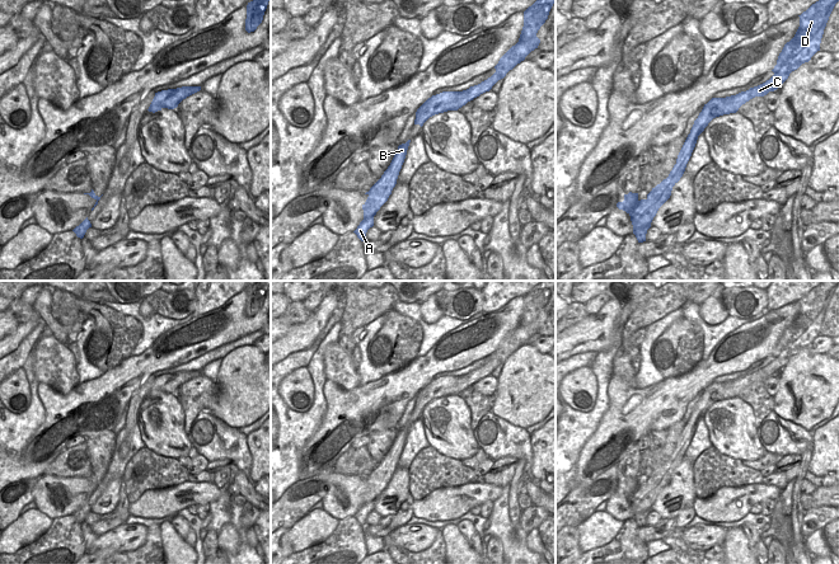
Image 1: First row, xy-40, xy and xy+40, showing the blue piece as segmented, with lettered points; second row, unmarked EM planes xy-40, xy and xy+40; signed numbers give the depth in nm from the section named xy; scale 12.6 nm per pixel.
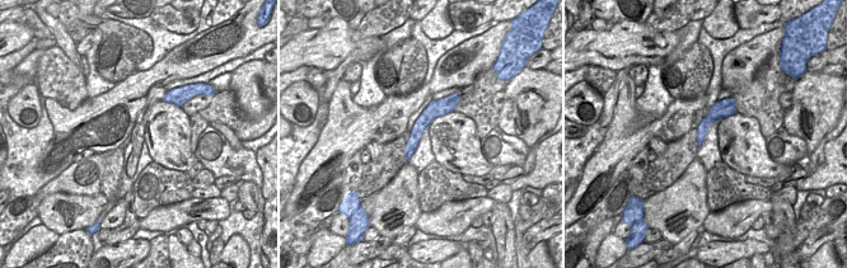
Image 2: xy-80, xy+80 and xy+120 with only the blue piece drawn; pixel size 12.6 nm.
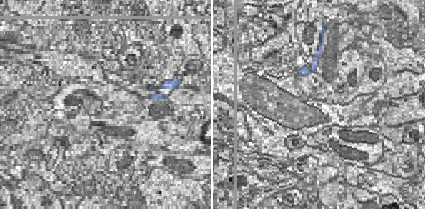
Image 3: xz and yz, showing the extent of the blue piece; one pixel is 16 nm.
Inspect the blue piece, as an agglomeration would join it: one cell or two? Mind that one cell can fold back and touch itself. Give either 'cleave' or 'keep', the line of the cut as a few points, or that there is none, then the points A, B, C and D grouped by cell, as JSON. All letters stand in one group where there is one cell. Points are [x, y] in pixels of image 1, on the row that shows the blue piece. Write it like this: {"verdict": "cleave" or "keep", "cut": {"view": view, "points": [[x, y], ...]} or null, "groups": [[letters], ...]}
{"verdict": "cleave", "cut": {"view": "xy+40", "points": [[770, 78], [778, 87]]}, "groups": [["A", "B", "C"], ["D"]]}

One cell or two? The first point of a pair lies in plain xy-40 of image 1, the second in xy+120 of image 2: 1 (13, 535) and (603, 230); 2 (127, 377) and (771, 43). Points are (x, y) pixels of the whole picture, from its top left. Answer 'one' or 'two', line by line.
1: two
2: one

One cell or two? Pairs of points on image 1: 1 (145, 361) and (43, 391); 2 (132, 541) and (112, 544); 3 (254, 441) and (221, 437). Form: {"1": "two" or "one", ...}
{"1": "one", "2": "one", "3": "two"}

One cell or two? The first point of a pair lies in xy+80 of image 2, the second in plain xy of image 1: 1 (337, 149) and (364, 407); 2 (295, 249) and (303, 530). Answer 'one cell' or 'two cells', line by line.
1: one cell
2: two cells

